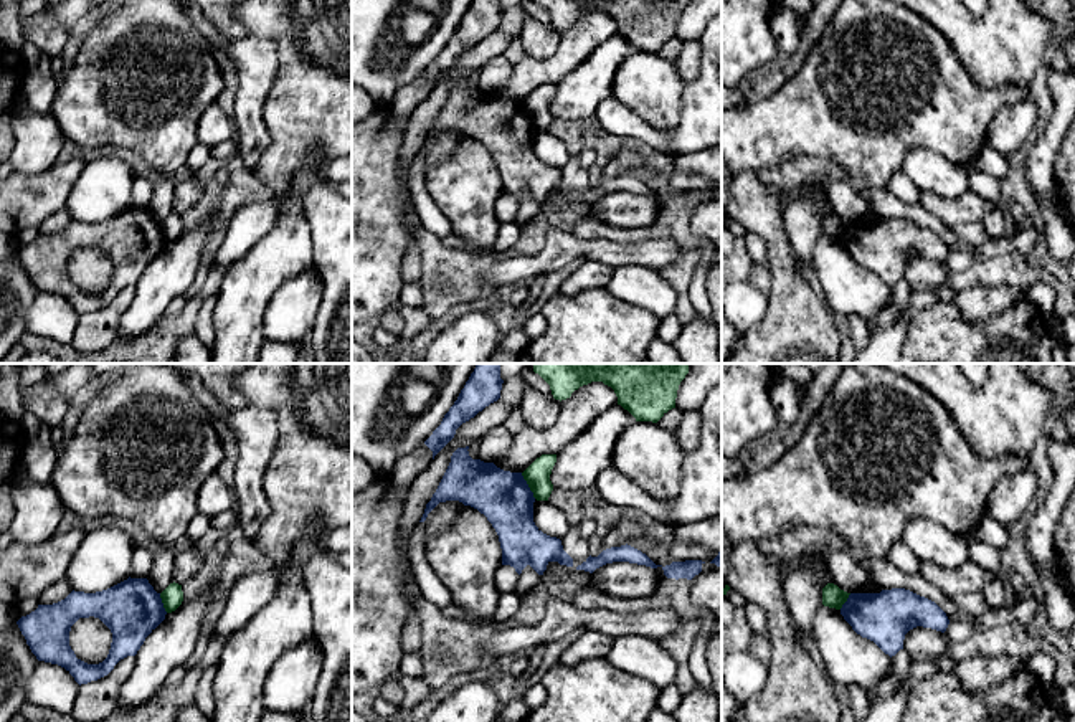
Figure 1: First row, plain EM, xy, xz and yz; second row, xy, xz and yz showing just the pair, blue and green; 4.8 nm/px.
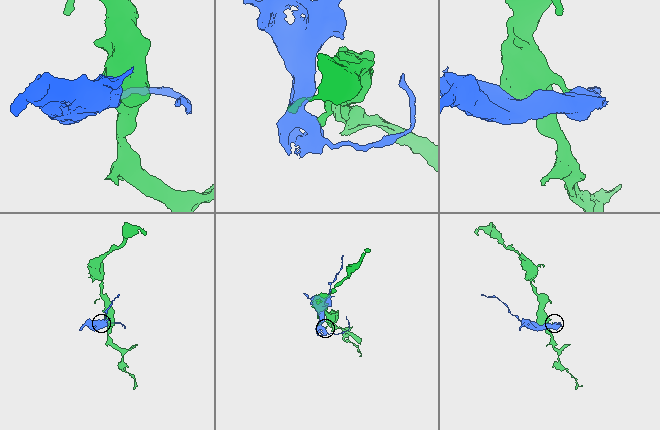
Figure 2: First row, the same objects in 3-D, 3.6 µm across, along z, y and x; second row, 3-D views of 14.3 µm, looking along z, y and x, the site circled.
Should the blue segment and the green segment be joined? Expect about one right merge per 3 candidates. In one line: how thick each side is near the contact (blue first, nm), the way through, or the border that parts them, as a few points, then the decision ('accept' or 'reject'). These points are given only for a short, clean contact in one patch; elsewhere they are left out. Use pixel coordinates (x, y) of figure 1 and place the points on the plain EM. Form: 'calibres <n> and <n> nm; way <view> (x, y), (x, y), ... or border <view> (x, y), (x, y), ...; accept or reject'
calibres 260 and 120 nm; border xz (520, 103), (535, 128); reject

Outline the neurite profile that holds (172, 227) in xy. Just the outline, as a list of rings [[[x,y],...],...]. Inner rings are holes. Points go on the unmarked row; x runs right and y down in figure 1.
[[[170,213],[162,223],[160,223],[163,238],[167,243],[175,241],[182,231],[183,231],[183,221],[182,221],[182,215],[178,213]]]

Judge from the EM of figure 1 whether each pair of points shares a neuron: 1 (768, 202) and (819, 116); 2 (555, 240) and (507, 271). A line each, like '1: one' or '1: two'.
1: two
2: one

